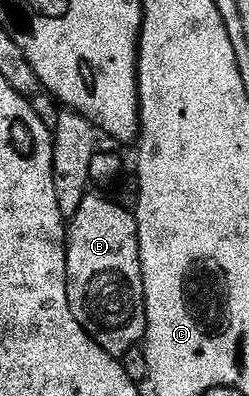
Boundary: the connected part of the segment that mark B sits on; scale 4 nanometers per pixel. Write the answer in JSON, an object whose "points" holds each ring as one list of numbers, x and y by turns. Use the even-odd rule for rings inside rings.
{"points":[[89,194,85,196,78,214,70,217,66,228,68,257,66,258,66,286,68,301,74,318,111,356,121,358,132,347,139,345,146,330,146,310,144,309,144,271,140,265,140,239,138,222,131,211,120,204,107,200,107,195]]}

